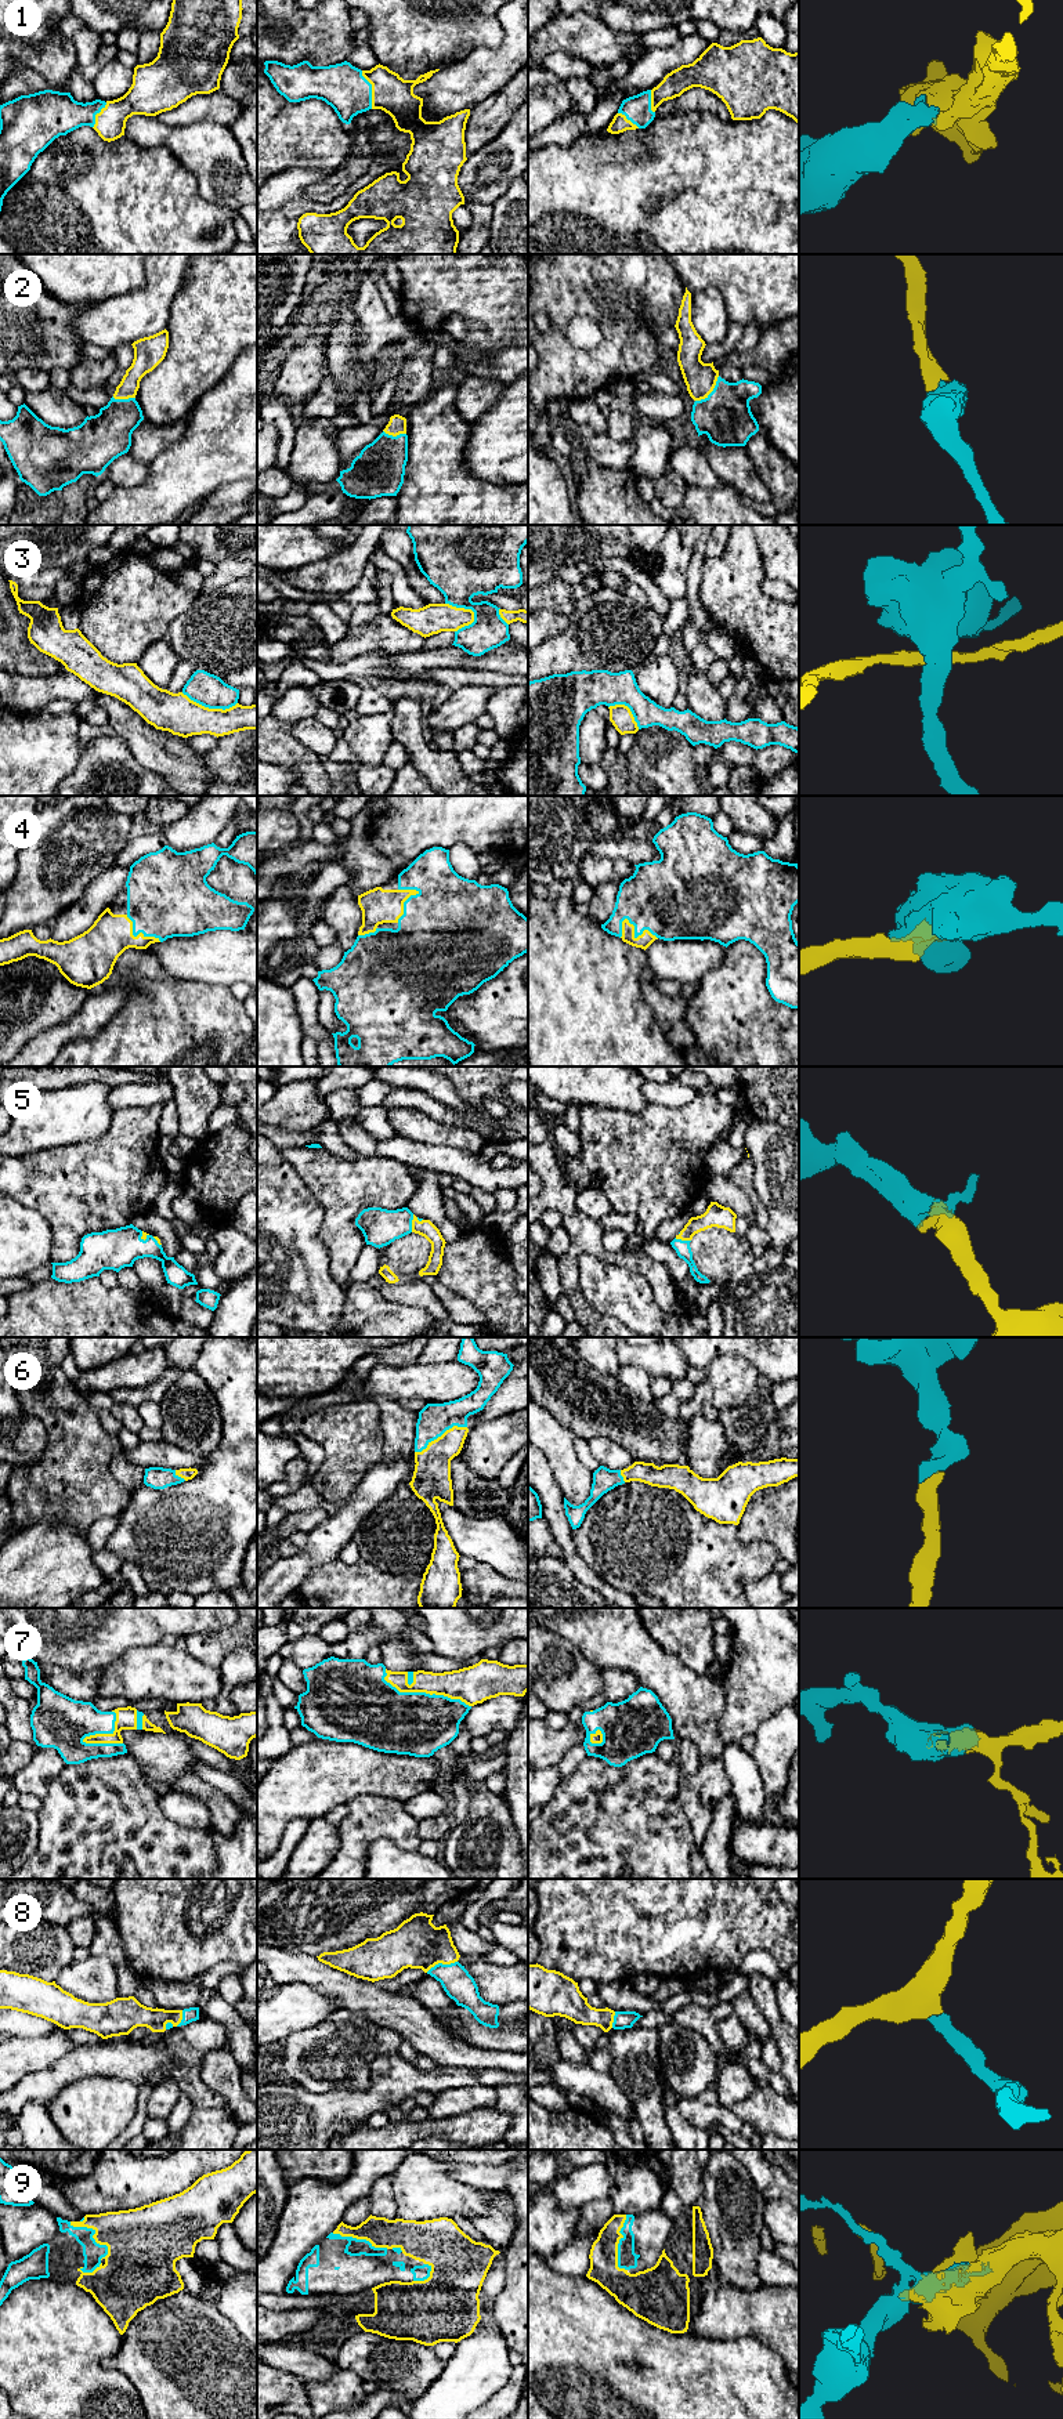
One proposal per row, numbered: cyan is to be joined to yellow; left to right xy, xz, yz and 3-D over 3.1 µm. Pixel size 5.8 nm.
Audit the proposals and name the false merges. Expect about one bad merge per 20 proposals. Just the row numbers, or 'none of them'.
3

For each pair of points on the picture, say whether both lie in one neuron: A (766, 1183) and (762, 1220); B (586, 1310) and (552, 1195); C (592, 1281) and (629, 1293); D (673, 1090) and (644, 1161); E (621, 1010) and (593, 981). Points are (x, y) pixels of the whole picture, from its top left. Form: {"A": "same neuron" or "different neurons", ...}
{"A": "different neurons", "B": "same neuron", "C": "same neuron", "D": "different neurons", "E": "same neuron"}

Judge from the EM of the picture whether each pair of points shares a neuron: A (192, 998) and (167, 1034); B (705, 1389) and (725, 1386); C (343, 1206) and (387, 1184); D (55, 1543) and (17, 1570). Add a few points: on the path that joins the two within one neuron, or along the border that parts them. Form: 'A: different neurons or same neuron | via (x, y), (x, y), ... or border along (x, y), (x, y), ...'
A: same neuron | via (185, 1006), (179, 1013), (179, 1022), (176, 1025)
B: different neurons | border along (707, 1378), (711, 1386), (712, 1402), (719, 1409)
C: same neuron | via (354, 1195), (365, 1184), (376, 1184)
D: same neuron | via (46, 1553), (26, 1570)

